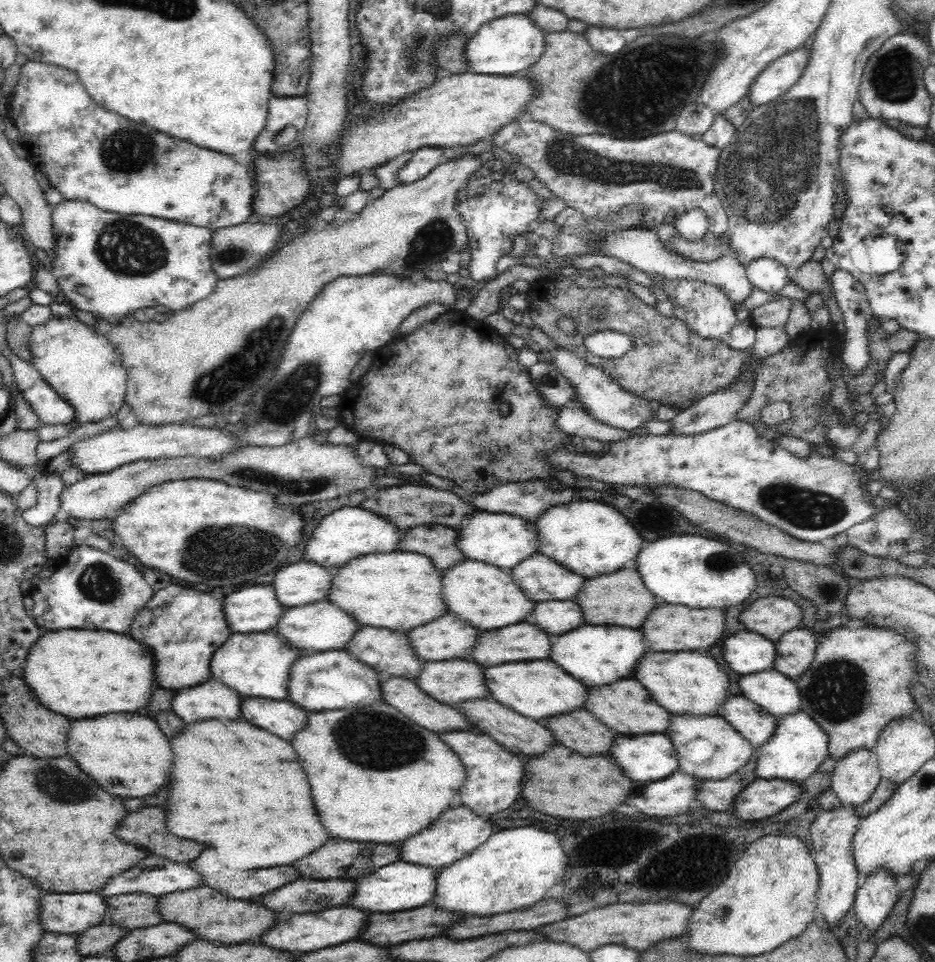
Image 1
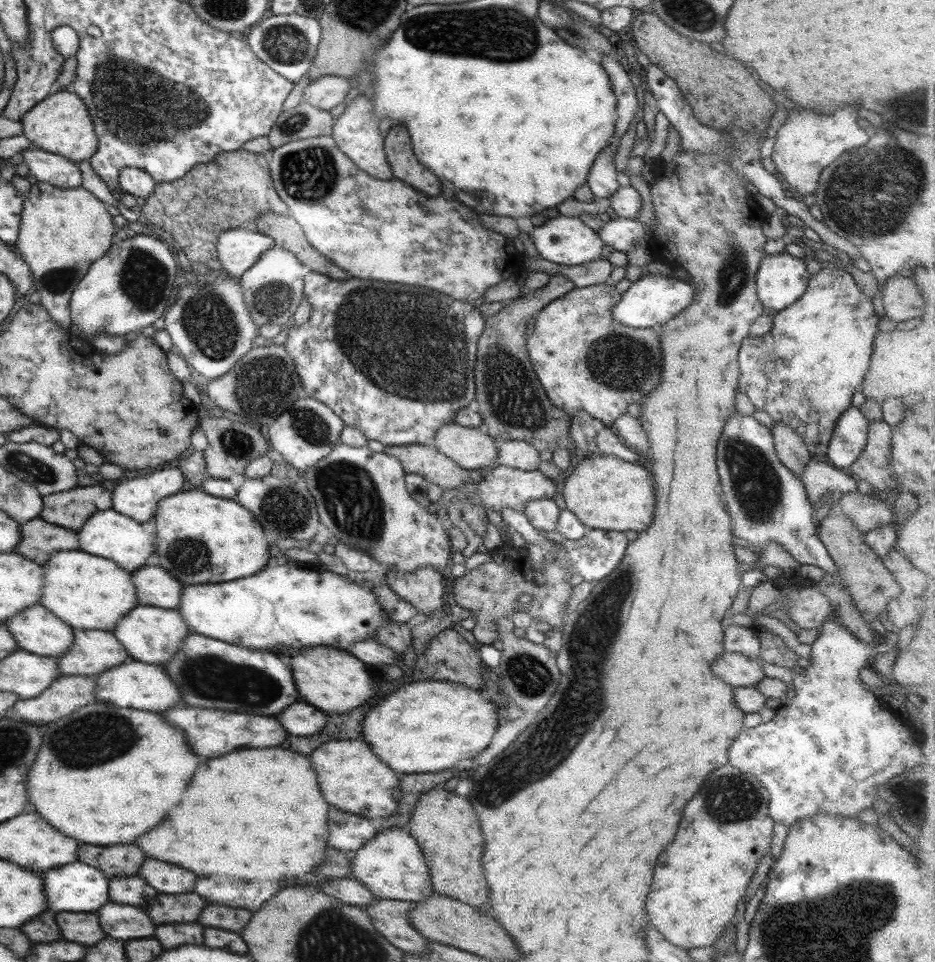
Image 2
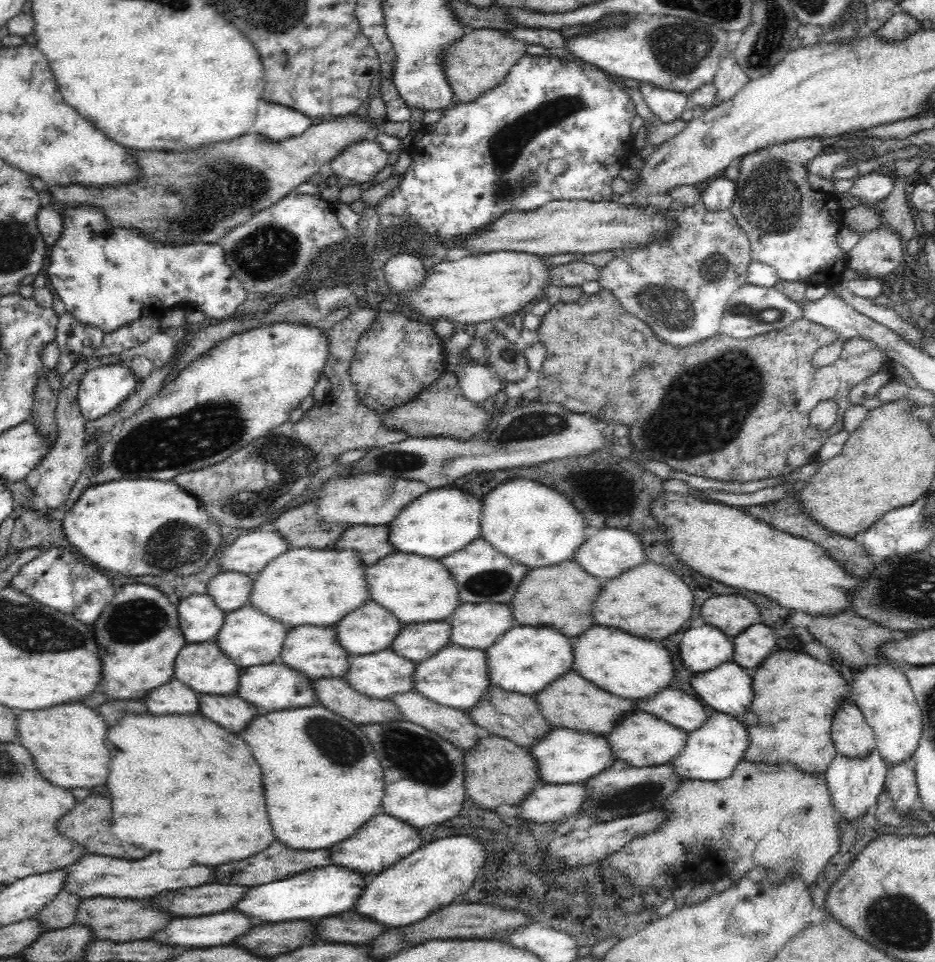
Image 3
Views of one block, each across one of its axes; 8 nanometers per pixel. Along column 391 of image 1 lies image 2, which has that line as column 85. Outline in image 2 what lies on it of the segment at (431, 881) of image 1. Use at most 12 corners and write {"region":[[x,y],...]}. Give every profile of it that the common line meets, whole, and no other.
{"region":[[84,862],[41,874],[52,912],[94,912],[107,876]]}

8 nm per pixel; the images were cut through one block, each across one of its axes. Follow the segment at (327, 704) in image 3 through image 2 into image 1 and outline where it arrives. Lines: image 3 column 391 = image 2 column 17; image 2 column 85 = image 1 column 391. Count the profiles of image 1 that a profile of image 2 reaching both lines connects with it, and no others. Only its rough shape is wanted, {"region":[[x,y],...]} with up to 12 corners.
{"region":[[384,677],[381,698],[426,730],[473,731],[415,679]]}

